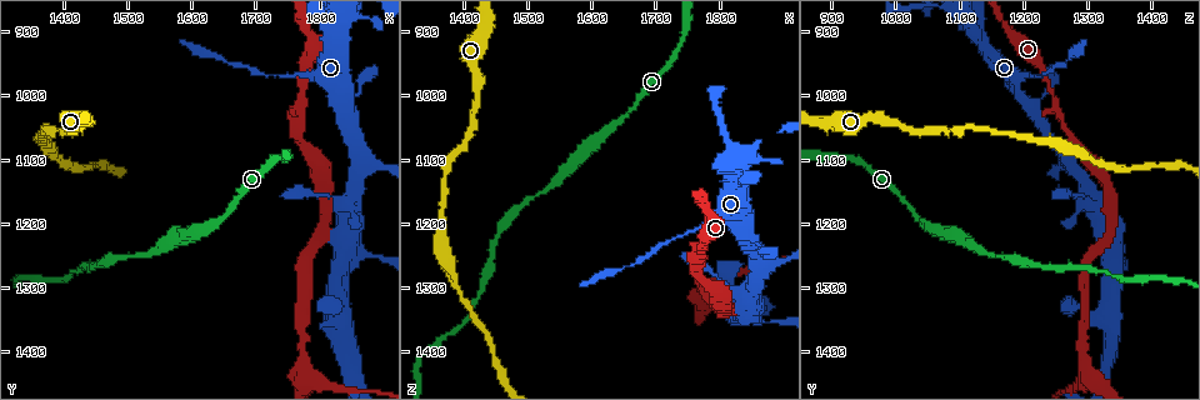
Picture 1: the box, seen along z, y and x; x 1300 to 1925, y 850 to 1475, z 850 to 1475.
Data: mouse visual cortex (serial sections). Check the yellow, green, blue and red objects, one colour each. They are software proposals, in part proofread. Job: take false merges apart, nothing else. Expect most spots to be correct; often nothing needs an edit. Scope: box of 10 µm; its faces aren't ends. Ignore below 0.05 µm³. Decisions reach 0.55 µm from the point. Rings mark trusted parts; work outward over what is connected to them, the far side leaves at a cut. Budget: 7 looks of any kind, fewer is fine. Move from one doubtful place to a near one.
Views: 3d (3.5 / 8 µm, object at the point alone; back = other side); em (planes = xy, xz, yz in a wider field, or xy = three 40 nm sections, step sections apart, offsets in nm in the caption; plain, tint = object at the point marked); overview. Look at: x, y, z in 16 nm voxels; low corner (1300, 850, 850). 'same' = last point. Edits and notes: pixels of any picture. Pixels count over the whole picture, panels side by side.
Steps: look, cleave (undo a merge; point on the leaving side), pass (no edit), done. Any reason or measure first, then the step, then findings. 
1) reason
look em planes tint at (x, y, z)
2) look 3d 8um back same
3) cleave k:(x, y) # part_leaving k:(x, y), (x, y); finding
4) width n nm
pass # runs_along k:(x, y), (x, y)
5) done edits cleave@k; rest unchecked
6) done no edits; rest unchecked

narrows sharply
look 3d 3.5um at (1735, 970, 1225)

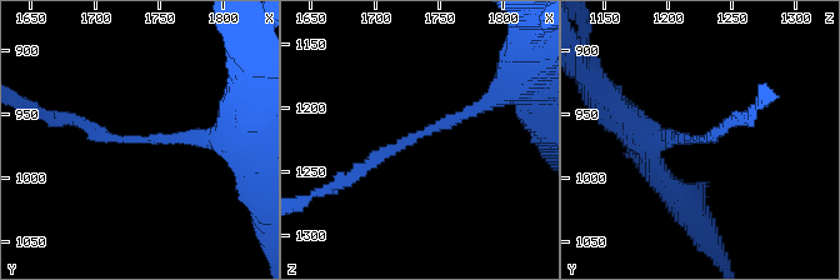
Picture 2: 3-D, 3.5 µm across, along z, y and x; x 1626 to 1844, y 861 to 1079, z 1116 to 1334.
arm_widths 150, 200 nm
look em xy step 1 tint at (1738, 970, 1222)

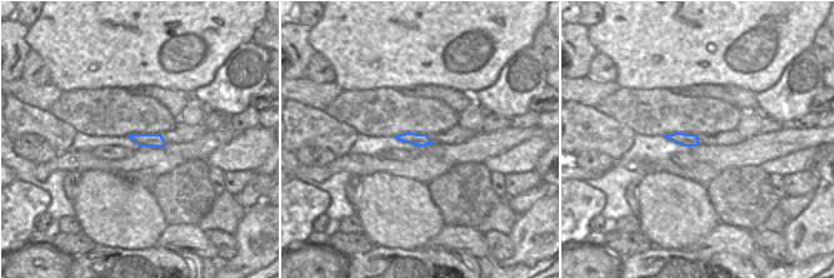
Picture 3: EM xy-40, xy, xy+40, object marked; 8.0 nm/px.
cut it another way
look em planes tint same

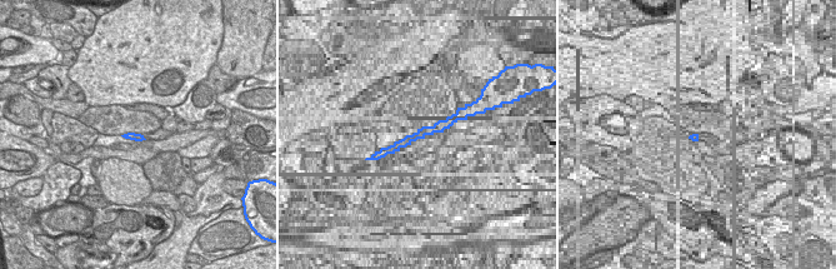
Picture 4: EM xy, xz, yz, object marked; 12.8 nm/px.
width 100 nm
pass # runs_along 2:(498, 93), (386, 150), (353, 176); continuous, no second cell

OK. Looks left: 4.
look 3d 3.5um at (1840, 1155, 1310)

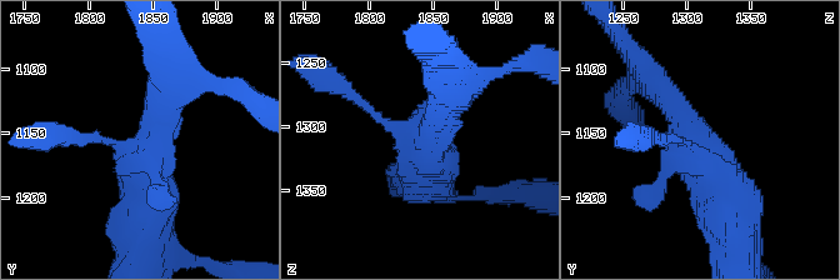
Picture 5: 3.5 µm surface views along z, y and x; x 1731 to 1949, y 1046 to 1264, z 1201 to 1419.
look em xy step 1 tint at (1846, 1160, 1308)

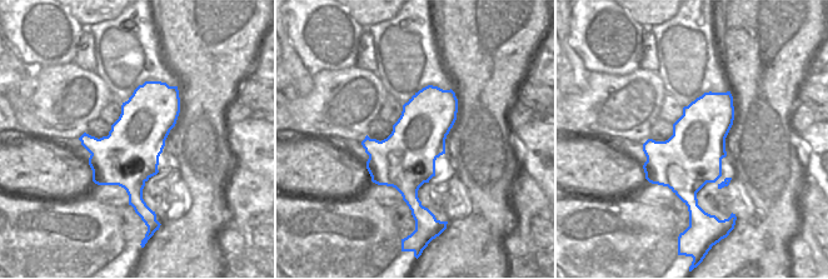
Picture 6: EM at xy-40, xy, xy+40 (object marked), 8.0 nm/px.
pass # runs_along 5:(653, 78), (730, 185), (736, 224); one cell here

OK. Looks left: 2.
look 3d 3.5um back at (1775, 1435, 1295)

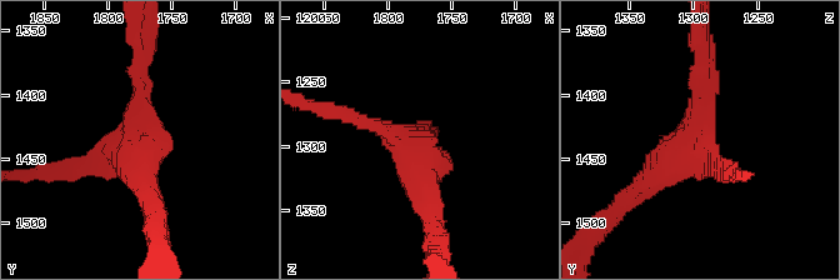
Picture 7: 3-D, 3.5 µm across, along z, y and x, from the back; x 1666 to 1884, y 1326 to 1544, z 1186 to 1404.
arms 3; arm_widths 200, 250, 400 nm; now the EM
look em xy step 5 tint at (1780, 1432, 1298)

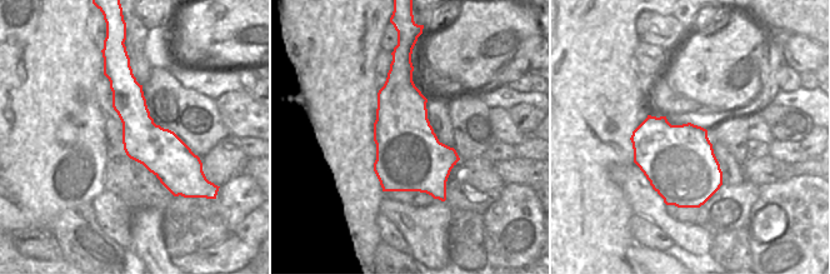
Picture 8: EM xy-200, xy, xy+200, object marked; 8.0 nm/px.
width 550 nm
pass # runs_along 7:(701, 49), (698, 134), (638, 188); all the same cell

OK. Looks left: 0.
done no edits; rest unchecked

